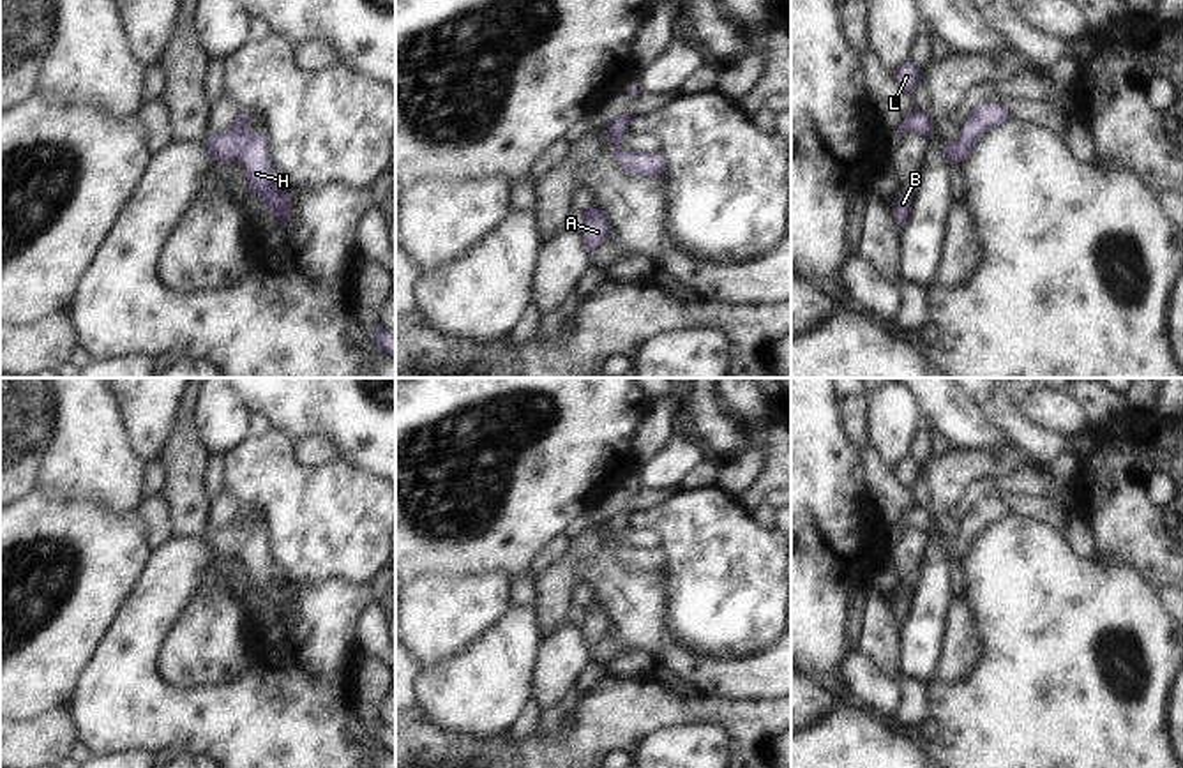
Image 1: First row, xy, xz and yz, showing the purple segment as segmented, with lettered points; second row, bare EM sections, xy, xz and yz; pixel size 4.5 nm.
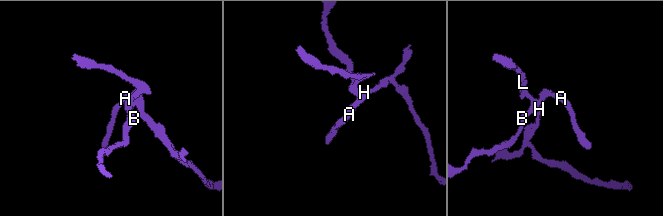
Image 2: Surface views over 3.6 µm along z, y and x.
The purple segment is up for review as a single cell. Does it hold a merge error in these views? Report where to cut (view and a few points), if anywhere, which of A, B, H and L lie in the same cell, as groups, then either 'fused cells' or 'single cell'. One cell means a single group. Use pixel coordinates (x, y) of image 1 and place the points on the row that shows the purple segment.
no cut | A B H L | single cell

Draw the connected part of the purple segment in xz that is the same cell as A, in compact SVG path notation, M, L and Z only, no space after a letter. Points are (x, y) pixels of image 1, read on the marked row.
M592 207L586 212L586 221L583 228L583 242L586 251L595 251L604 242L606 235L609 233L607 219L604 217L602 210Z

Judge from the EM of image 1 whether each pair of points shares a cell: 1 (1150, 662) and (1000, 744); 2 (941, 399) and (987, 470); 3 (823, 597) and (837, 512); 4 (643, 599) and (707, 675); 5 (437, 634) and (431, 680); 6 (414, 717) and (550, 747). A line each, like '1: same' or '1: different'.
1: same
2: different
3: same
4: same
5: different
6: same

